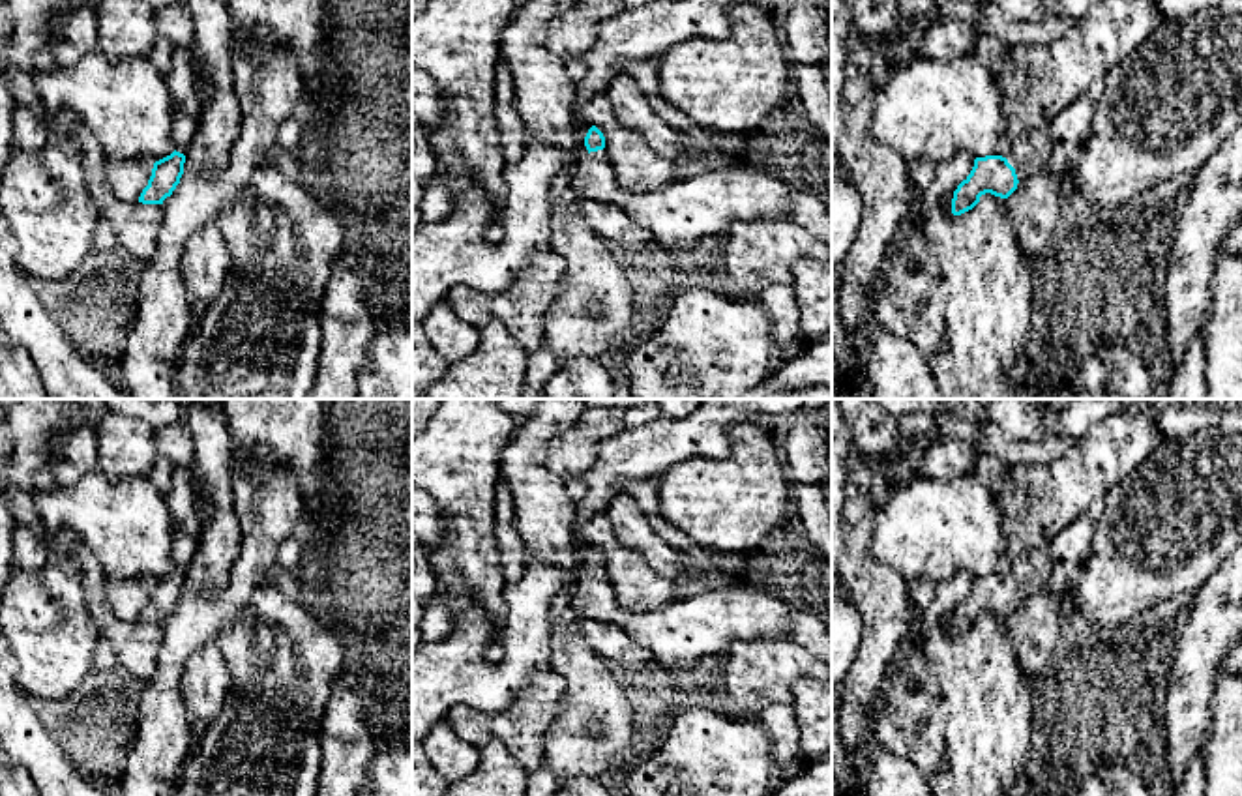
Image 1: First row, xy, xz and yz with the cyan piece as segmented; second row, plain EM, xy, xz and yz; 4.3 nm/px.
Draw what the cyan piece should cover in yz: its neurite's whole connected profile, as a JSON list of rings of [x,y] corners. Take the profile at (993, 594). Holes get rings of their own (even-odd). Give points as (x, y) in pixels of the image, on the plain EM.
[[[1118,414],[1094,423],[1077,448],[1055,463],[1010,464],[1008,481],[997,491],[1010,573],[974,579],[970,594],[954,611],[952,633],[972,629],[985,612],[1008,618],[1019,601],[1047,592],[1057,534],[1161,444],[1148,416]]]

